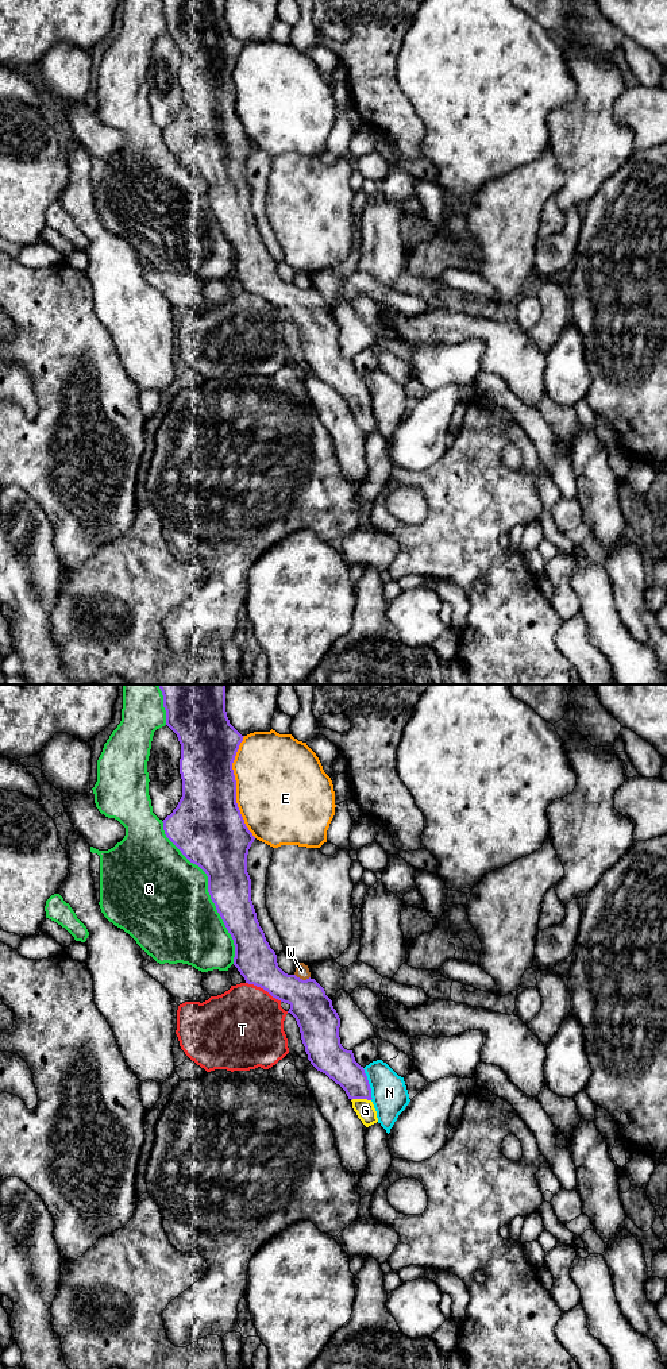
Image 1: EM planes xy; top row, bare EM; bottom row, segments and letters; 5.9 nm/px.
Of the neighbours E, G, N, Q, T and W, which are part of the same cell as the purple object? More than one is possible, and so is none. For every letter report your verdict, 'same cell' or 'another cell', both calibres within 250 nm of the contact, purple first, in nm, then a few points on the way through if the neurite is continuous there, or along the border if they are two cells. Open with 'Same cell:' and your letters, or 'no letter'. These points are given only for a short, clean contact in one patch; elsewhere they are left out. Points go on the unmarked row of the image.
Same cell: G
E: another cell; calibres 400 and 500 nm
G: same cell; calibres 200 and 120 nm; way xy (339, 373), (355, 392), (361, 407), (365, 419)
N: another cell; calibres 200 and 220 nm
Q: another cell; calibres 300 and 500 nm
T: another cell; calibres 240 and 460 nm; border xy (246, 290), (262, 296), (281, 309)
W: another cell; calibres 240 and 80 nm; border xy (295, 282), (303, 288), (309, 286)

